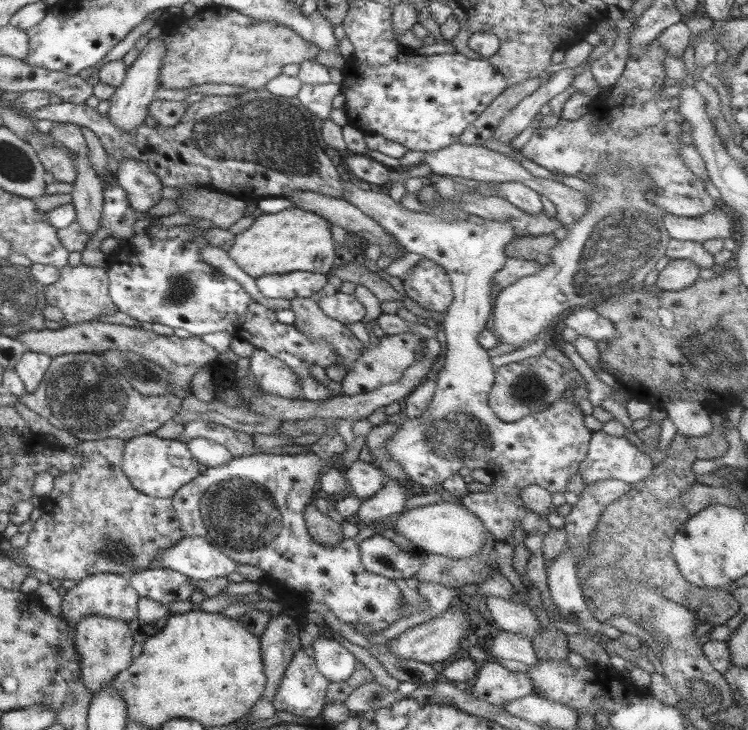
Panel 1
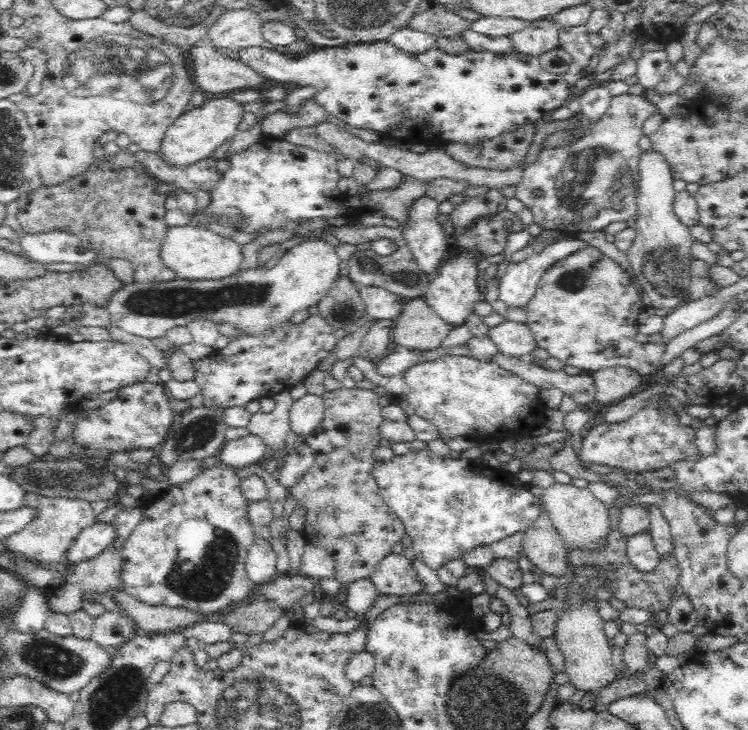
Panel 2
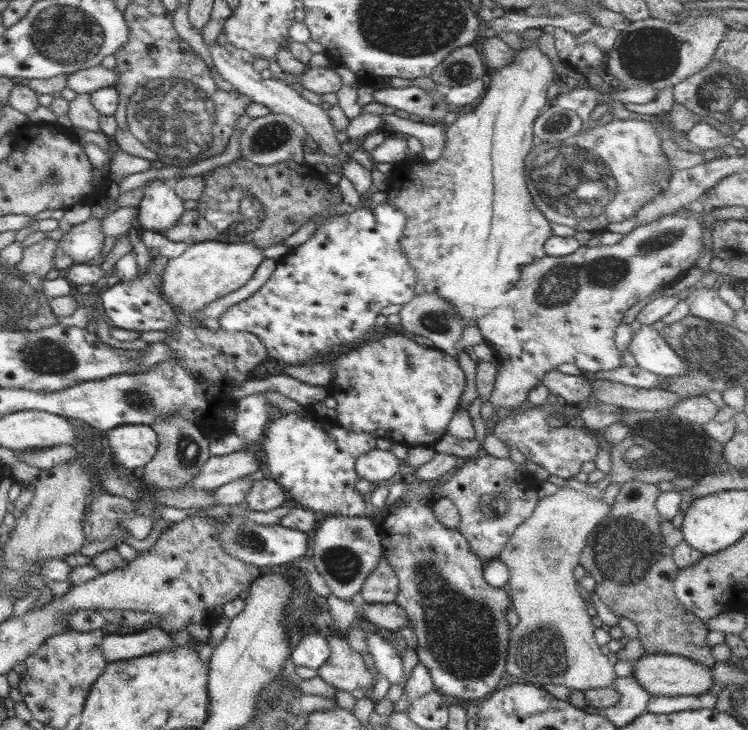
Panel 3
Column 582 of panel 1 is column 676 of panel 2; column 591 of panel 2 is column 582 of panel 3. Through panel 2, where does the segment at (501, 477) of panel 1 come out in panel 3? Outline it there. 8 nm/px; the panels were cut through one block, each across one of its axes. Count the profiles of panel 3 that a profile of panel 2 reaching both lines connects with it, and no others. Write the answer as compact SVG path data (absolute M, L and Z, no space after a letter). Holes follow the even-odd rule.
M534 407L525 412L511 412L500 415L495 423L493 432L504 445L504 442L515 446L525 459L541 466L549 475L562 479L574 478L580 473L580 465L593 462L597 449L601 448L596 433L581 427L550 427L545 418L551 416L547 407Z

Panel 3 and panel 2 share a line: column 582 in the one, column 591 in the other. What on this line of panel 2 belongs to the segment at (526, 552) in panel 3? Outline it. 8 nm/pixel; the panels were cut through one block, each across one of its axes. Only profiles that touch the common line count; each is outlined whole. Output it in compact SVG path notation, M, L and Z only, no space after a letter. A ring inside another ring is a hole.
M552 484L539 496L541 508L552 520L558 533L562 535L568 552L574 548L598 548L602 538L609 534L608 508L599 502L587 489L576 488L572 484ZM586 596L582 605L573 610L558 611L558 622L553 638L557 642L565 658L565 672L569 681L585 692L598 691L604 686L618 680L616 669L612 665L612 653L608 645L608 637L602 631L604 621L596 611L596 601Z

